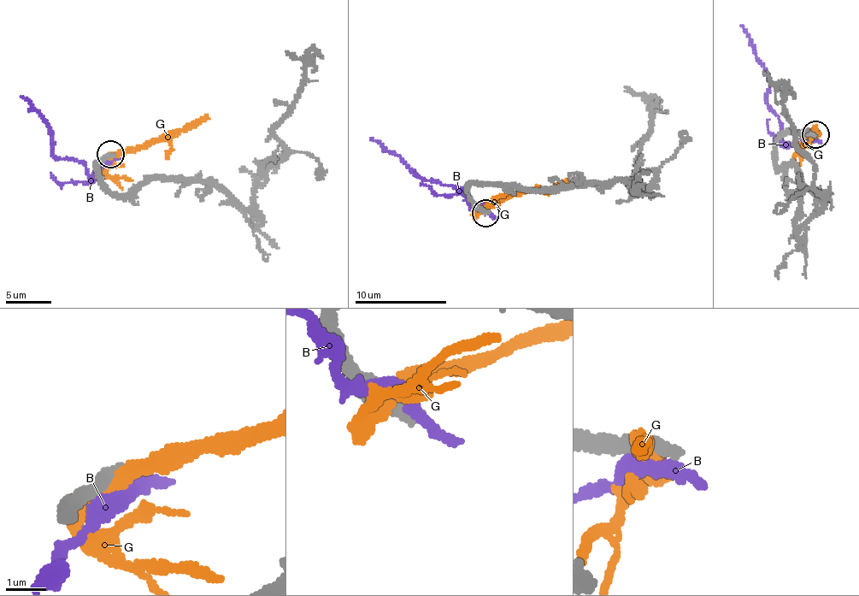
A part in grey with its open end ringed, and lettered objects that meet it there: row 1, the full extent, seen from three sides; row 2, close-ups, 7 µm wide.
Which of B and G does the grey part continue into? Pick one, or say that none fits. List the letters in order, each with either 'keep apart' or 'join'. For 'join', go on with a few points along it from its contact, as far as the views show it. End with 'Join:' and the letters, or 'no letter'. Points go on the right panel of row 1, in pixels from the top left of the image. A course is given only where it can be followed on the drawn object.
B: keep apart
G: keep apart
Join: no letter

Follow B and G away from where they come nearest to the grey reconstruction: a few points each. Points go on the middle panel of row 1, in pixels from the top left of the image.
B: (485, 211), (472, 203), (464, 190), (419, 176), (397, 154), (370, 138)
G: (480, 209), (510, 196), (559, 189), (575, 180)

